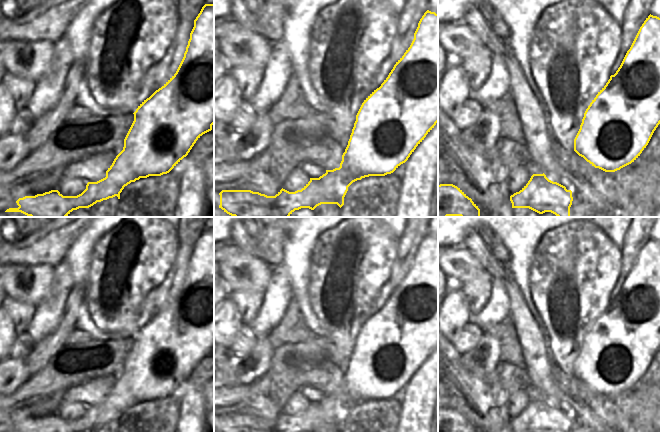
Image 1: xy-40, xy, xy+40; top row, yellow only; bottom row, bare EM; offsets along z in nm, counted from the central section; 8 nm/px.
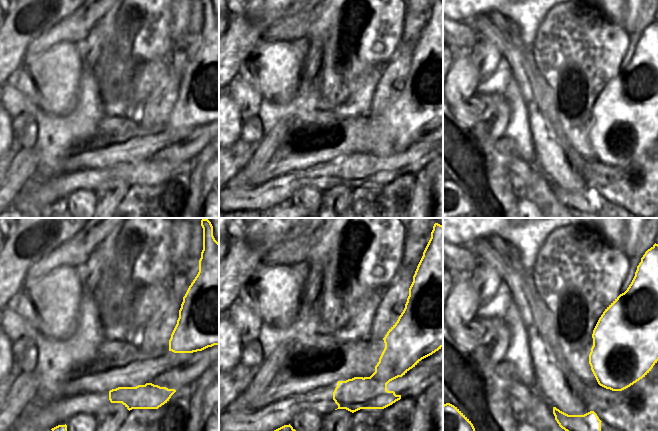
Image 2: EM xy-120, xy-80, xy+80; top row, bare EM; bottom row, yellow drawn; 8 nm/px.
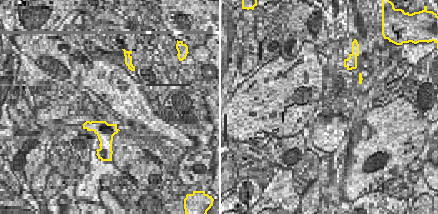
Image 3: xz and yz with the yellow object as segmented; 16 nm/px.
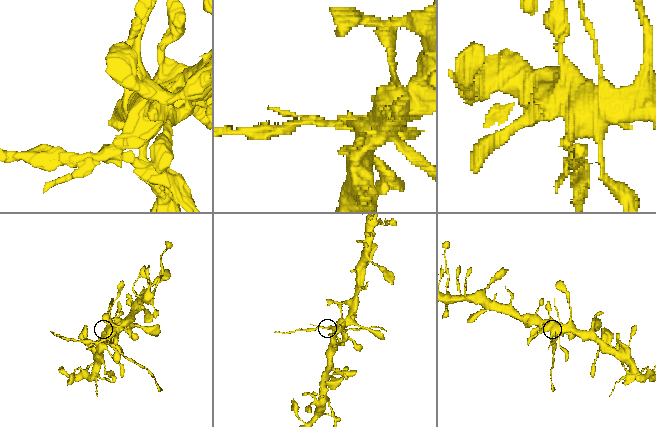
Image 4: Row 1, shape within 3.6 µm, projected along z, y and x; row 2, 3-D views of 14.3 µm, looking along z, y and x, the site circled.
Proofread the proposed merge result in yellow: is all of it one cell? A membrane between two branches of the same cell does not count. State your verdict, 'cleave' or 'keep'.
cleave

